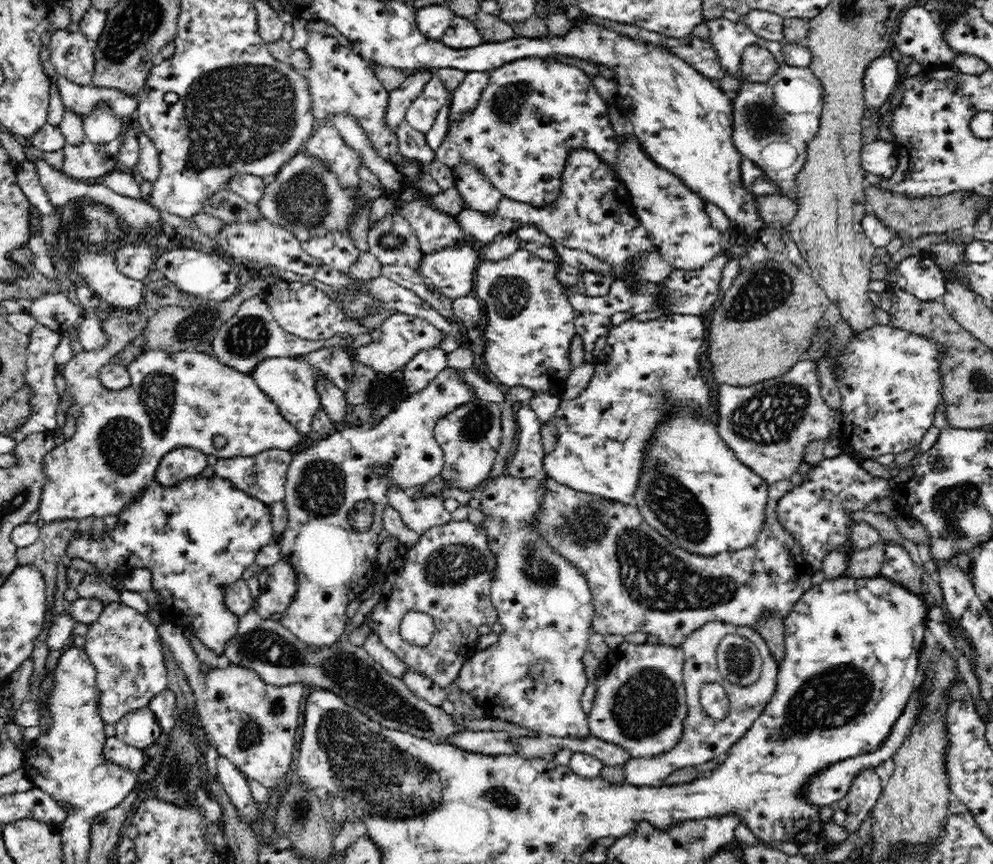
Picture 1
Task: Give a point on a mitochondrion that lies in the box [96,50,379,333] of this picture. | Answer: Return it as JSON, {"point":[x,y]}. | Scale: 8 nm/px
{"point":[236,113]}

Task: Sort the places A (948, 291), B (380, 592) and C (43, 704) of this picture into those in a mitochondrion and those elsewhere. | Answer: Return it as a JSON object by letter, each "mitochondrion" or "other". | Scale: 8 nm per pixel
{"A":"other","B":"other","C":"other"}

